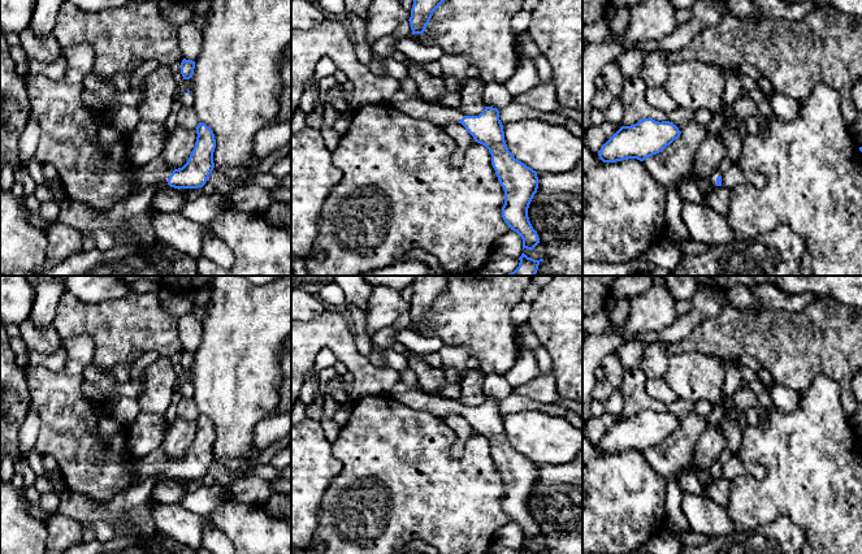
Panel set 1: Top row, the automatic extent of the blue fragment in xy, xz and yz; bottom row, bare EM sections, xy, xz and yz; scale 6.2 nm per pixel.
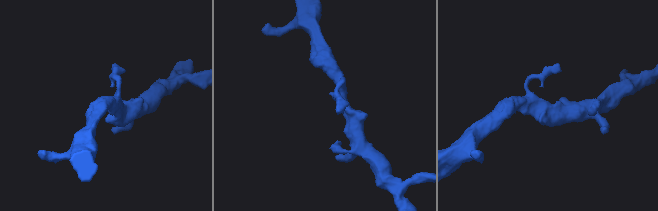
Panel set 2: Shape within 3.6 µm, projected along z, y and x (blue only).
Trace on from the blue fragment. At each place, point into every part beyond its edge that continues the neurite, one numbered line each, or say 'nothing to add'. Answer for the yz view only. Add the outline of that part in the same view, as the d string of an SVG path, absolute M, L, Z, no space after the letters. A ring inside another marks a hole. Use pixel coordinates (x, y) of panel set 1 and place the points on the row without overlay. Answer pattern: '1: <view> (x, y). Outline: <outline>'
1: yz (718, 463). Outline: M716 459L712 466L710 467L710 475L711 475L711 479L715 479L716 477L716 469L719 467L723 467L723 462L720 459Z

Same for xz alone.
1: xz (414, 397). Outline: M402 381L391 388L389 395L415 411L426 411L438 417L459 414L464 408L464 404L458 401L425 393L420 386L411 386Z

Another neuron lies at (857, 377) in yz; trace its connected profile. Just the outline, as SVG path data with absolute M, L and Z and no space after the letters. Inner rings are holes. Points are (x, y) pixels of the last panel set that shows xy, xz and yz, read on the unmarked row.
M862 369L854 372L852 378L852 389L855 399L862 404Z

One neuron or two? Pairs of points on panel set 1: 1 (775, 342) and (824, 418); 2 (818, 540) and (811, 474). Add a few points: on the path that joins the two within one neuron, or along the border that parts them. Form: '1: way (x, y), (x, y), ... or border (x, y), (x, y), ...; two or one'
1: border (836, 381), (818, 375), (798, 393); two
2: way (818, 523), (818, 490); one

